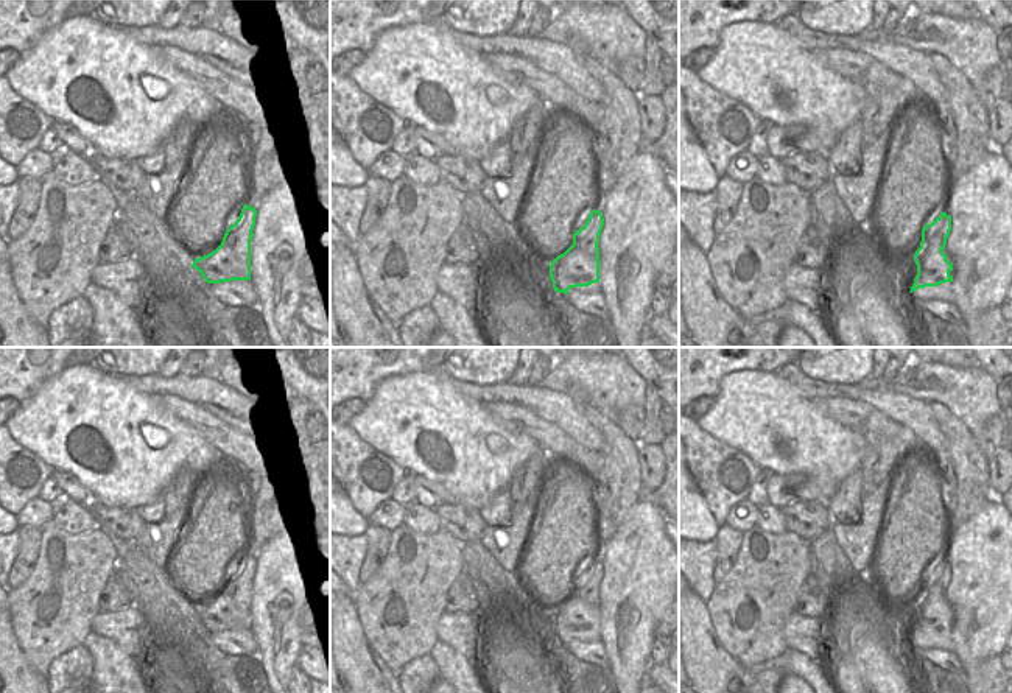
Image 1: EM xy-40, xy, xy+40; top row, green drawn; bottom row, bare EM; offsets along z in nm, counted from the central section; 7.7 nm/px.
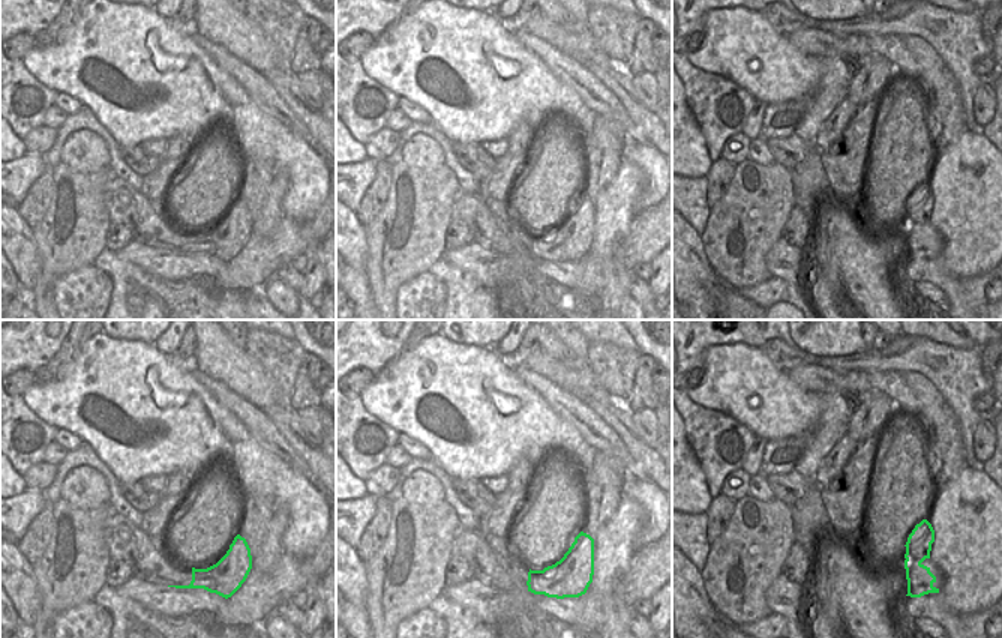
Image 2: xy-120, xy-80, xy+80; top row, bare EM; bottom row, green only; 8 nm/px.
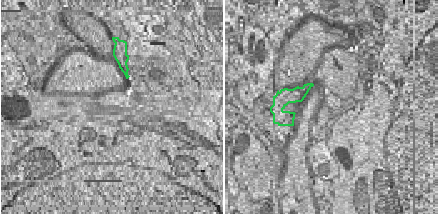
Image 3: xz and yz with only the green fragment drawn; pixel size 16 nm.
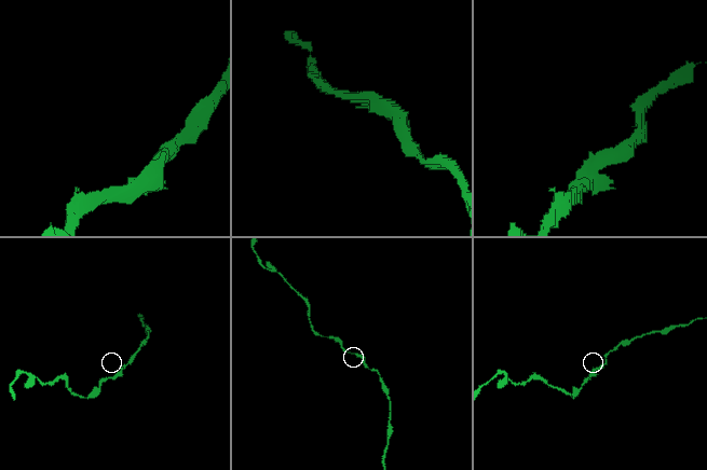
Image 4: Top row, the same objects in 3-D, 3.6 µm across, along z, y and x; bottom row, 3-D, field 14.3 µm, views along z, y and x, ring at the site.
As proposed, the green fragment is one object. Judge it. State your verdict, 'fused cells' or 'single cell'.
single cell

